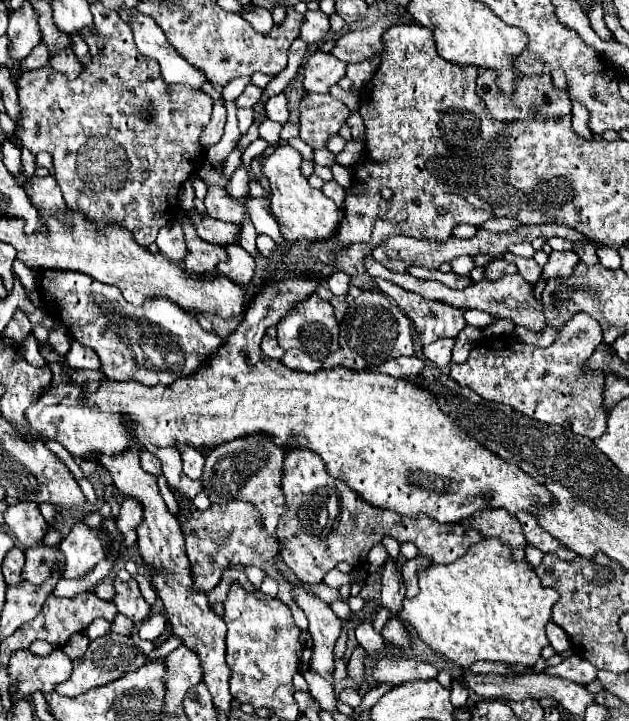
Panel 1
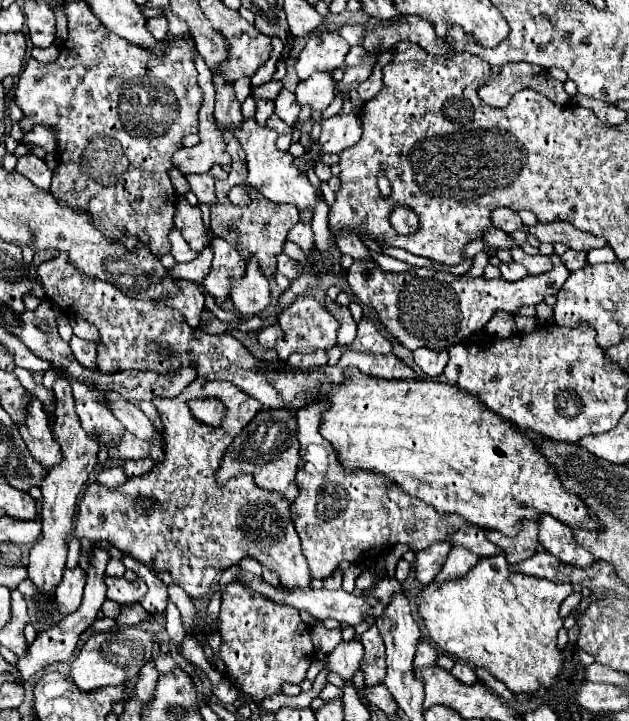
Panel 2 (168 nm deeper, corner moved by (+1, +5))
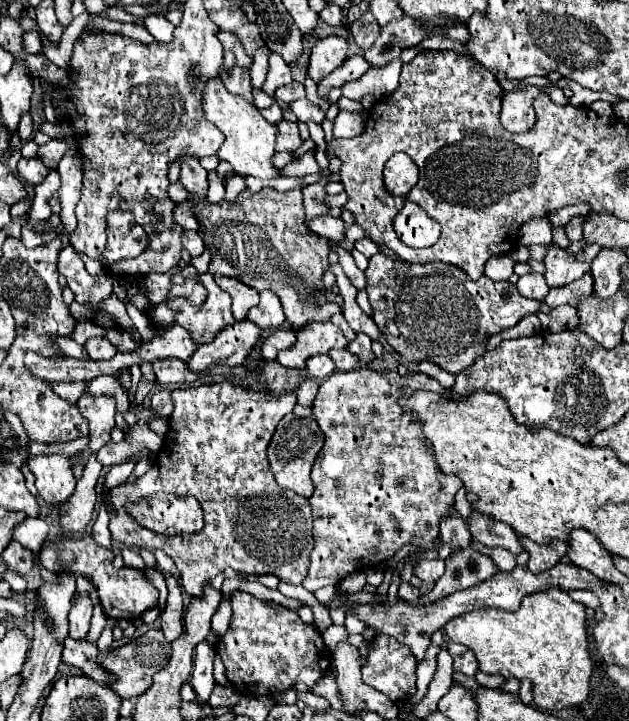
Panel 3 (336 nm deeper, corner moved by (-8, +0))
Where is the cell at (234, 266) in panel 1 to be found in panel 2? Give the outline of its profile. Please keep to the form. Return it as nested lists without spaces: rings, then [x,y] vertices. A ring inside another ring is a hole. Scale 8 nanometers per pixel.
[[[250,256],[240,280],[230,280],[230,300],[240,314],[260,314],[270,302],[270,286],[260,264]]]

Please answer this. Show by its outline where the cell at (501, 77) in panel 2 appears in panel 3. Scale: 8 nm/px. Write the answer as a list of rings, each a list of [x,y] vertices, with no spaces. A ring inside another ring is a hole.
[[[529,85],[515,93],[503,95],[503,109],[501,109],[501,123],[511,133],[529,131],[535,125],[535,111],[533,99],[541,93],[539,87]]]

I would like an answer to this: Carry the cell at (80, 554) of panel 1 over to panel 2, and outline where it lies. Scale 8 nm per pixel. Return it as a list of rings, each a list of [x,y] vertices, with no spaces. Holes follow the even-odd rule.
[[[80,566],[64,570],[62,580],[56,588],[56,602],[58,602],[56,610],[58,610],[58,614],[66,616],[80,606],[84,584],[86,584],[86,576],[84,576],[84,570]]]

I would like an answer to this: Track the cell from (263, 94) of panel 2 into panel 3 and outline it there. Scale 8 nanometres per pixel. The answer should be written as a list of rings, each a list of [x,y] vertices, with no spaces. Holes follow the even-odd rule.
[[[289,83],[289,85],[283,85],[275,91],[275,97],[283,103],[293,103],[297,99],[305,99],[305,87],[303,83]]]

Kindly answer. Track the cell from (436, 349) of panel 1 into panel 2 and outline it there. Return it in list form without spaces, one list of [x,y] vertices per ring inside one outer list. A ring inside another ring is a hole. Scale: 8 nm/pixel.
[[[418,348],[414,360],[422,372],[430,376],[440,376],[448,364],[448,352],[430,352],[428,348]]]

